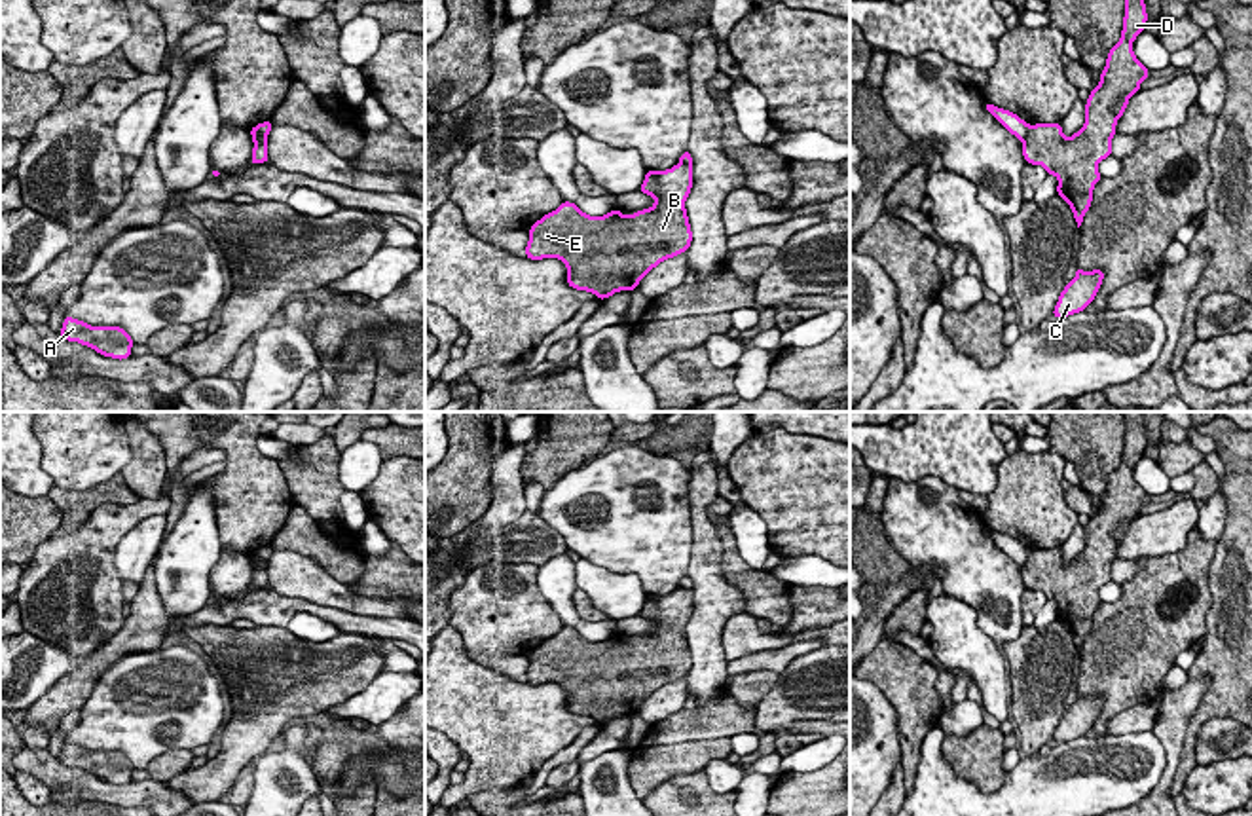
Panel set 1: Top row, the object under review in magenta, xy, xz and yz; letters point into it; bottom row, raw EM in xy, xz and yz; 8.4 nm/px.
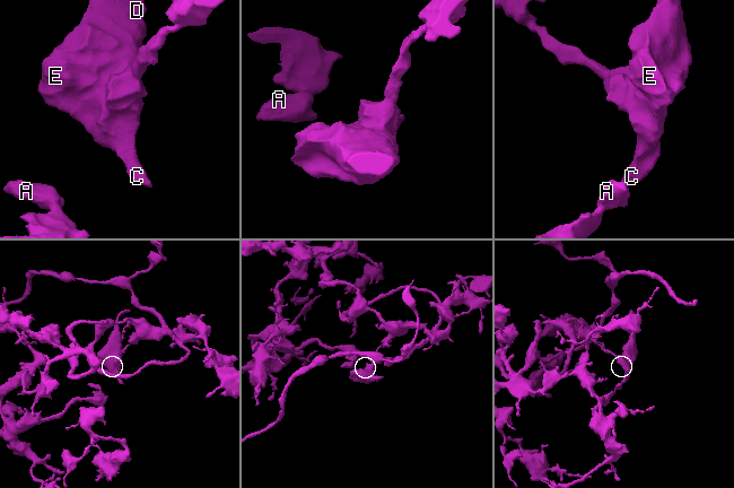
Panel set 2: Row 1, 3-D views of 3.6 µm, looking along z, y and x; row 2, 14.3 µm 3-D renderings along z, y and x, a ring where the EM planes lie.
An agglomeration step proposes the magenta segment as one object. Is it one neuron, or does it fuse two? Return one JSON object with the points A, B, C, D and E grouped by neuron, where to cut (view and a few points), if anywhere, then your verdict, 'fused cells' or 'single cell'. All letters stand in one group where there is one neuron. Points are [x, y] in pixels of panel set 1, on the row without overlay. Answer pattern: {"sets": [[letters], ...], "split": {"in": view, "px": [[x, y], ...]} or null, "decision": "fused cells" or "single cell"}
{"sets": [["A"], ["B", "C", "D", "E"]], "split": {"in": "yz", "px": [[1031, 551], [1023, 566]]}, "decision": "fused cells"}

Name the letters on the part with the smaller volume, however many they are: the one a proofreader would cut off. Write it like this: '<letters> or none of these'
B, C, D, E

